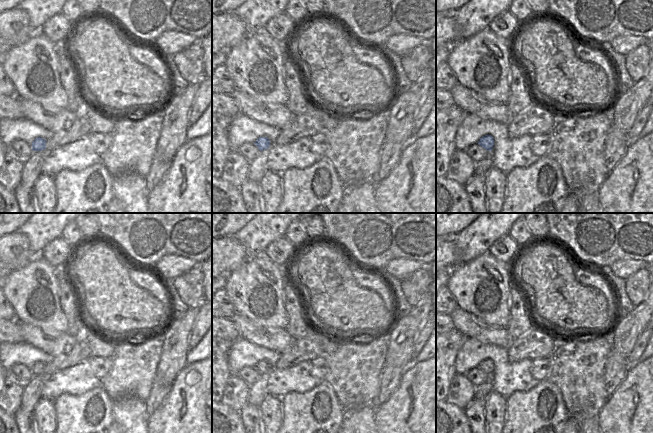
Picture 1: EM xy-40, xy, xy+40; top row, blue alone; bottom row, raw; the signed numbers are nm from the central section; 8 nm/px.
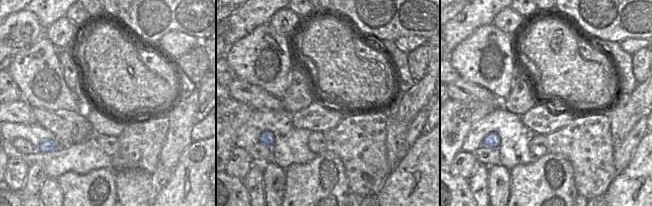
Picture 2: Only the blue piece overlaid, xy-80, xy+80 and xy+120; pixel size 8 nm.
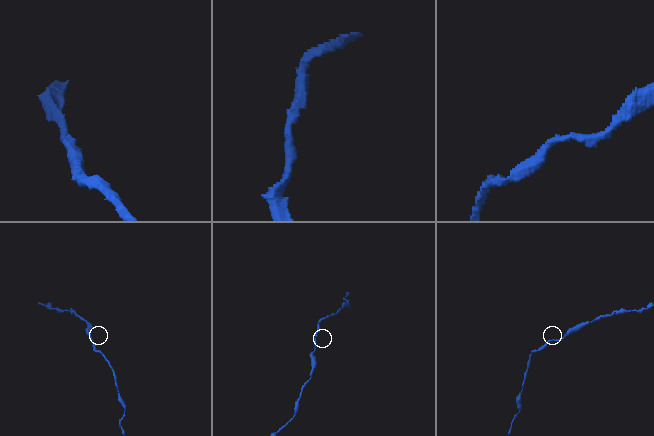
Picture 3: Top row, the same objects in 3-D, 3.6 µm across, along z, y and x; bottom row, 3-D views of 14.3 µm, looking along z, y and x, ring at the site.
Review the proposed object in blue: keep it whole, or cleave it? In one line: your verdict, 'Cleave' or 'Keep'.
Keep

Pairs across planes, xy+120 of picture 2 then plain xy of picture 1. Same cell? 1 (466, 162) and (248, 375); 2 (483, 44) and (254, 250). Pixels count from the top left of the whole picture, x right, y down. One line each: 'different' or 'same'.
1: different
2: different

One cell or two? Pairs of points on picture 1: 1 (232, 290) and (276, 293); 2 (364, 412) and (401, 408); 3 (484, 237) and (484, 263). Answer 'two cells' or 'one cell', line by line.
1: one cell
2: two cells
3: two cells

